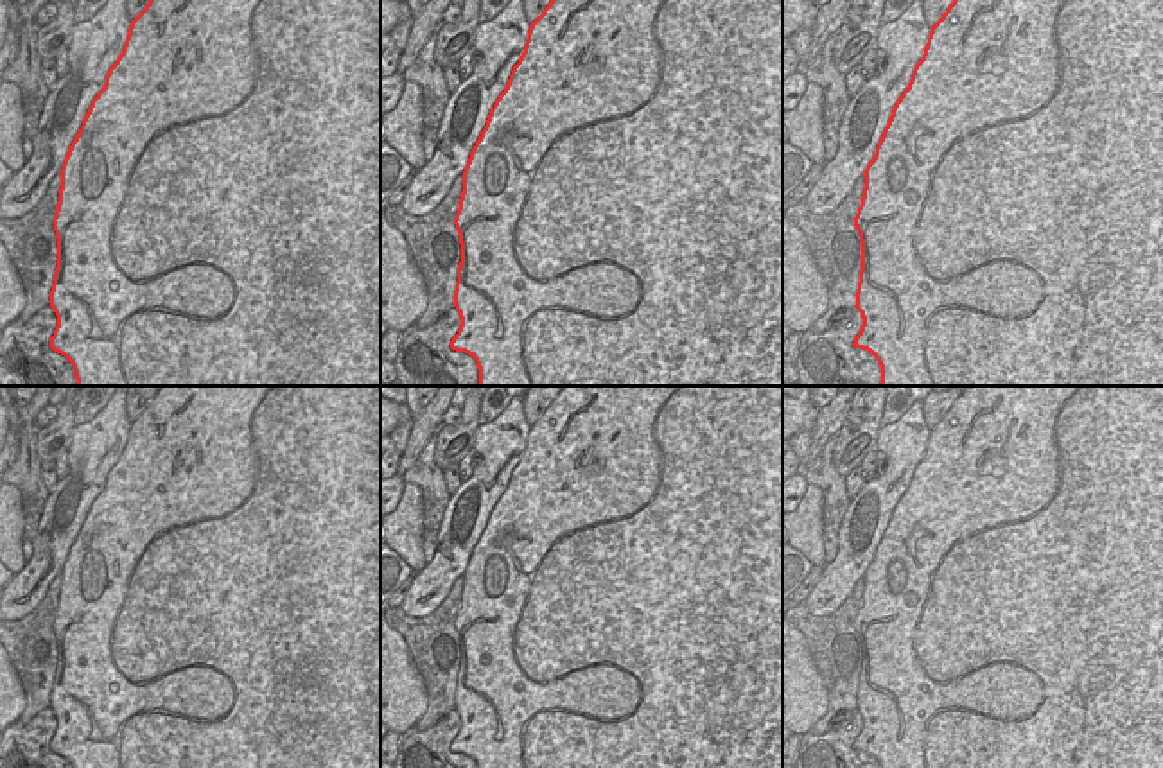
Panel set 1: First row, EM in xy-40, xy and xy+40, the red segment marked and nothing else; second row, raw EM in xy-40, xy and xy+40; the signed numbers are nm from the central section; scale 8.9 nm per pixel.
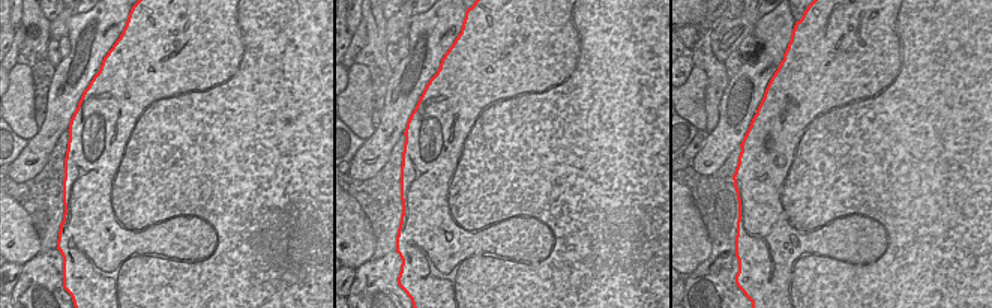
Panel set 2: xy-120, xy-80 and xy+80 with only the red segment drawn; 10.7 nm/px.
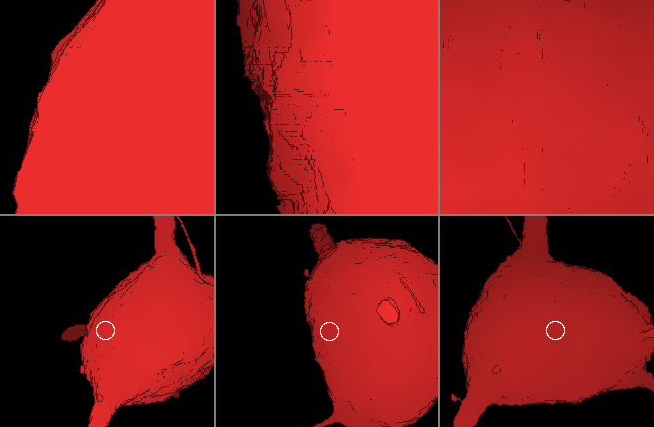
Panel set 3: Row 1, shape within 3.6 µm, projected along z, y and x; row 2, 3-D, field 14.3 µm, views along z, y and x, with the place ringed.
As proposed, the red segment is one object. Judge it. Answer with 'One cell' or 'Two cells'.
One cell.

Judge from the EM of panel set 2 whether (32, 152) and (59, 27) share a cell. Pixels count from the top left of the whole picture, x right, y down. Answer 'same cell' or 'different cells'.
different cells

